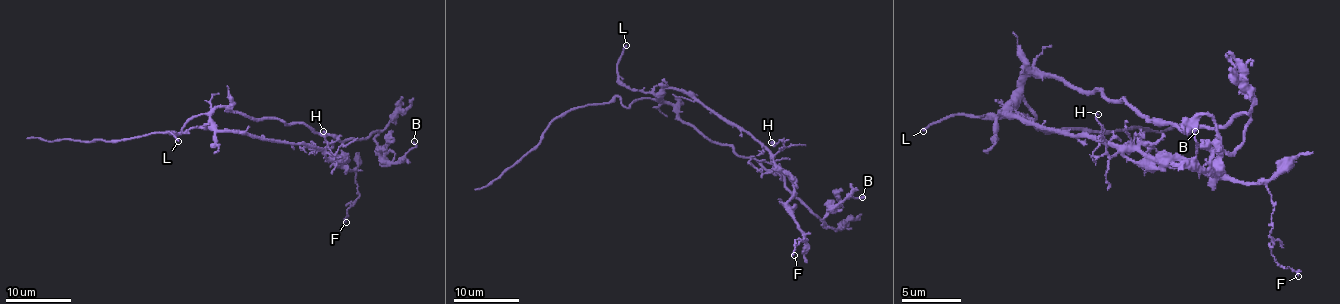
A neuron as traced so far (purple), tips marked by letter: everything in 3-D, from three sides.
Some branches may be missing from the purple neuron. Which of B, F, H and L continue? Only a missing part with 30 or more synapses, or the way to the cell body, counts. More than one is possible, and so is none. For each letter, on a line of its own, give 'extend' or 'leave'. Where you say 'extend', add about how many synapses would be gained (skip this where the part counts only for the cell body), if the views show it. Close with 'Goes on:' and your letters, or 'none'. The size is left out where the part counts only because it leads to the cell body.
B: leave
F: leave
H: leave
L: leave
Goes on: none

